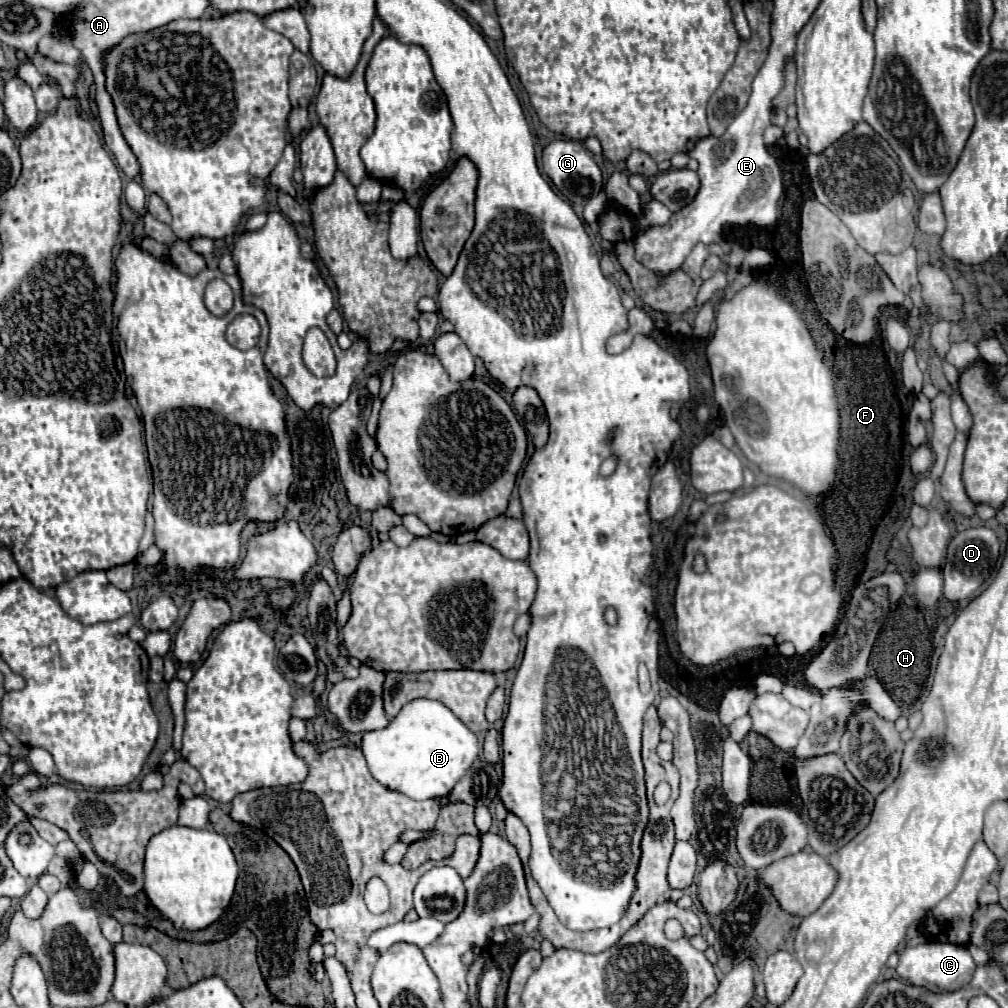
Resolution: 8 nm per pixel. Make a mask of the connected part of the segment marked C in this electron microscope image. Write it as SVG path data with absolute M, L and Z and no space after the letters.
M932 941L904 949L904 953L900 955L900 963L896 967L898 975L906 979L908 983L926 987L926 989L938 989L938 991L956 991L964 987L966 983L970 983L974 969L976 969L976 963L966 947L948 945L948 943L932 943Z

